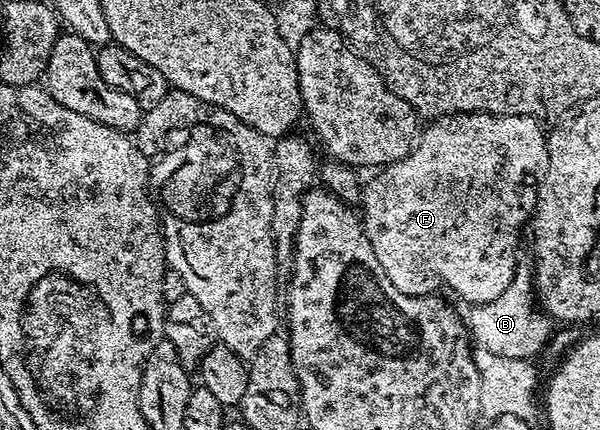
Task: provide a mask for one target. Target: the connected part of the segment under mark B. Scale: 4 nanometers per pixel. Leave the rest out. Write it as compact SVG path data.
M516 271L513 282L505 289L501 298L493 298L488 304L477 304L470 309L471 317L465 323L469 336L476 345L484 347L506 358L531 360L547 344L551 336L553 321L537 303L533 276L530 271Z

